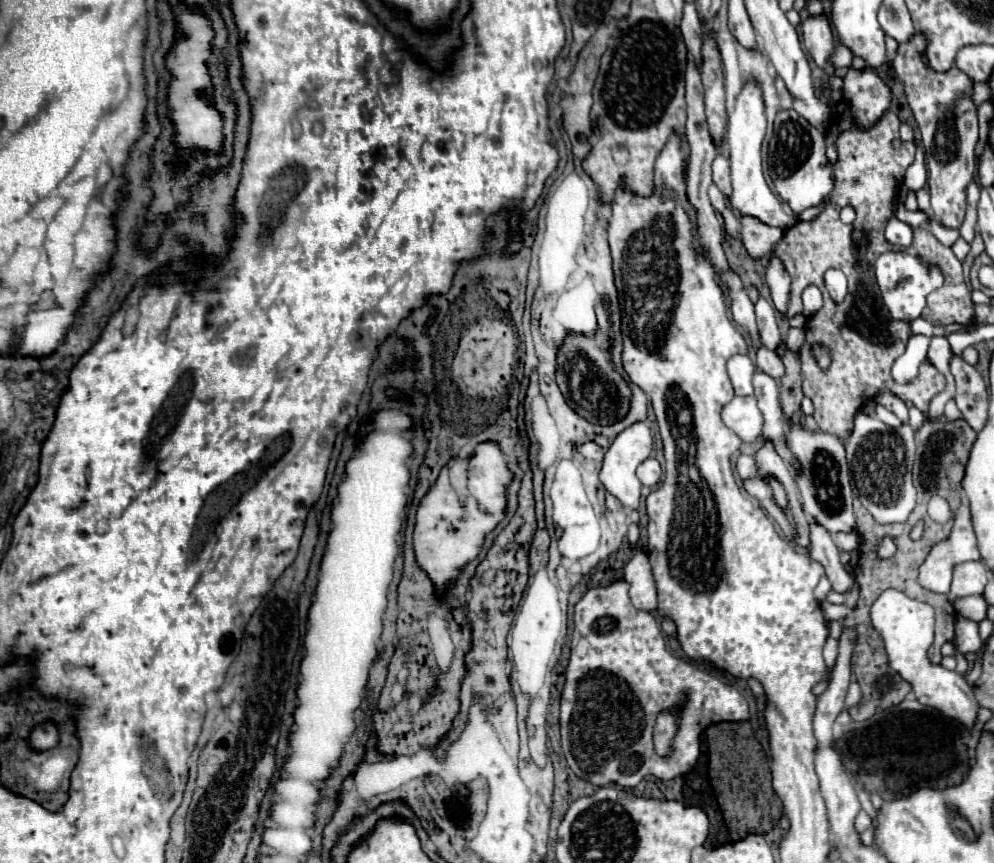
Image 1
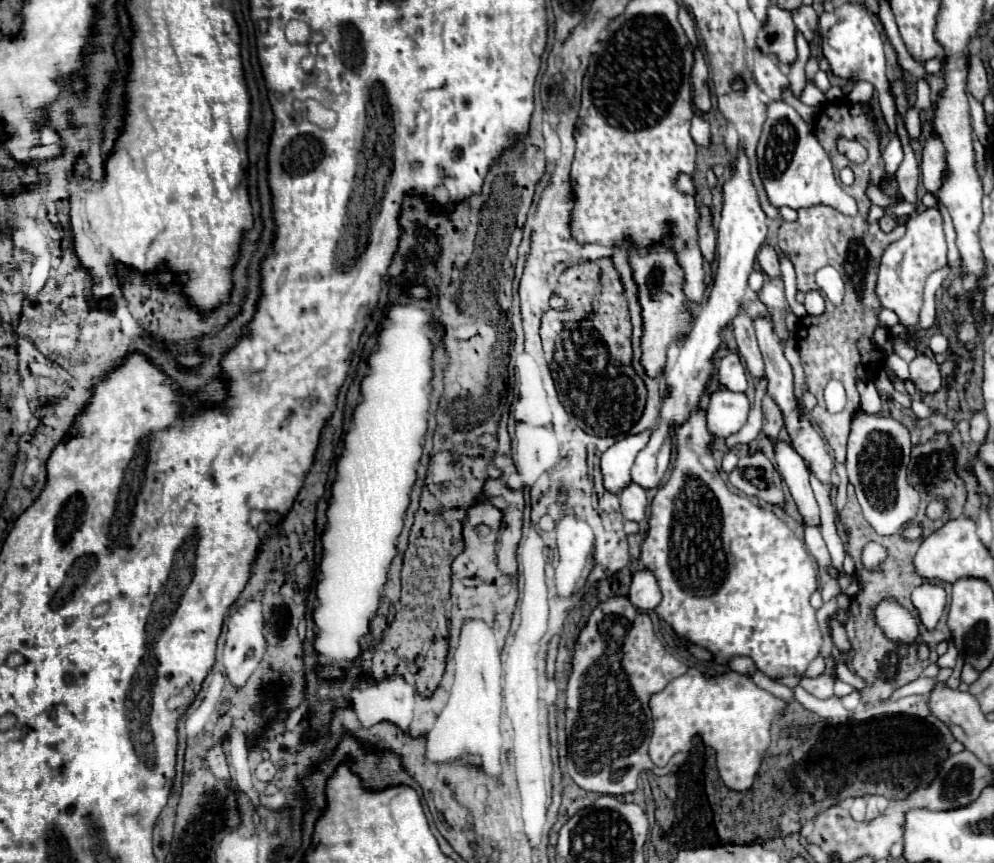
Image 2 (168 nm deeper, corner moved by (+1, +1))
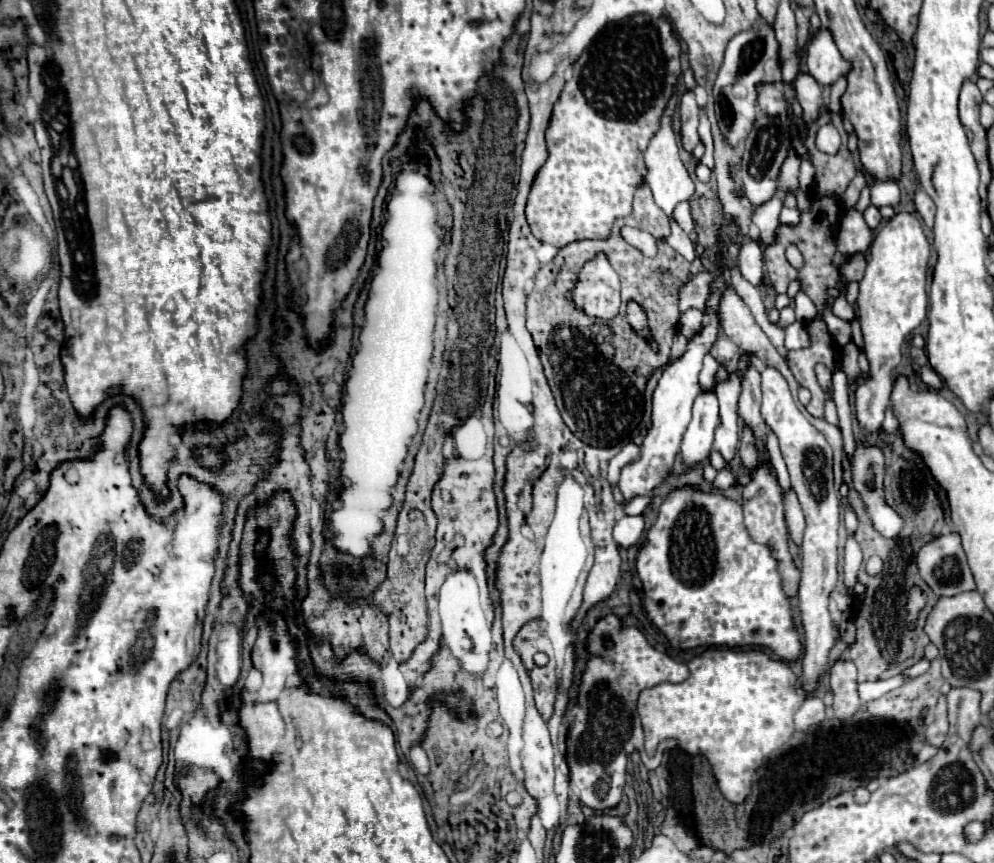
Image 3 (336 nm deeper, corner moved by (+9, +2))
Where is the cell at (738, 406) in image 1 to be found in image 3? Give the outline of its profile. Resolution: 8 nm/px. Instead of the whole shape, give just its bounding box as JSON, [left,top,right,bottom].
[682,390,720,466]

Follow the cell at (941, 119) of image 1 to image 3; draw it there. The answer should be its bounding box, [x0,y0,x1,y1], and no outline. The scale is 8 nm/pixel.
[856,213,930,432]

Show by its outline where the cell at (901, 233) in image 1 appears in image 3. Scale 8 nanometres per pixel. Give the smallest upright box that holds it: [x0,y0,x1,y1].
[864,206,882,230]

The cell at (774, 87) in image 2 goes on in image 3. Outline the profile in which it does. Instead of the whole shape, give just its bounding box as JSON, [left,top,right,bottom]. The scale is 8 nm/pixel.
[756,84,788,116]

